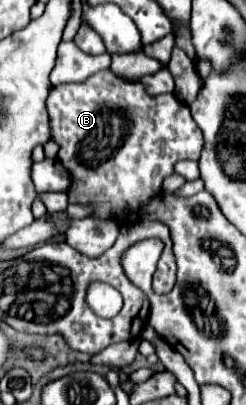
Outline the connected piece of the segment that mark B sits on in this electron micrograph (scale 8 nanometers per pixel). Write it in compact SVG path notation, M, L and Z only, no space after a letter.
M110 68L108 72L96 72L94 76L90 76L86 82L80 82L80 84L60 84L60 86L54 86L48 94L48 100L46 100L46 106L48 106L48 112L50 112L50 126L52 126L52 140L58 142L60 146L60 152L58 152L58 160L64 164L64 168L72 174L72 188L68 192L68 198L70 198L70 204L96 204L96 212L94 216L116 216L116 218L124 218L124 220L136 220L138 218L138 210L150 200L154 198L156 194L160 194L162 190L162 180L166 176L170 176L174 172L174 164L178 160L184 160L184 158L200 158L200 152L202 152L202 146L204 146L204 138L202 138L202 132L200 128L194 124L192 120L192 114L190 114L190 108L182 102L178 102L178 98L174 94L164 94L164 96L148 96L144 84L140 80L126 80L122 76L116 76Z

